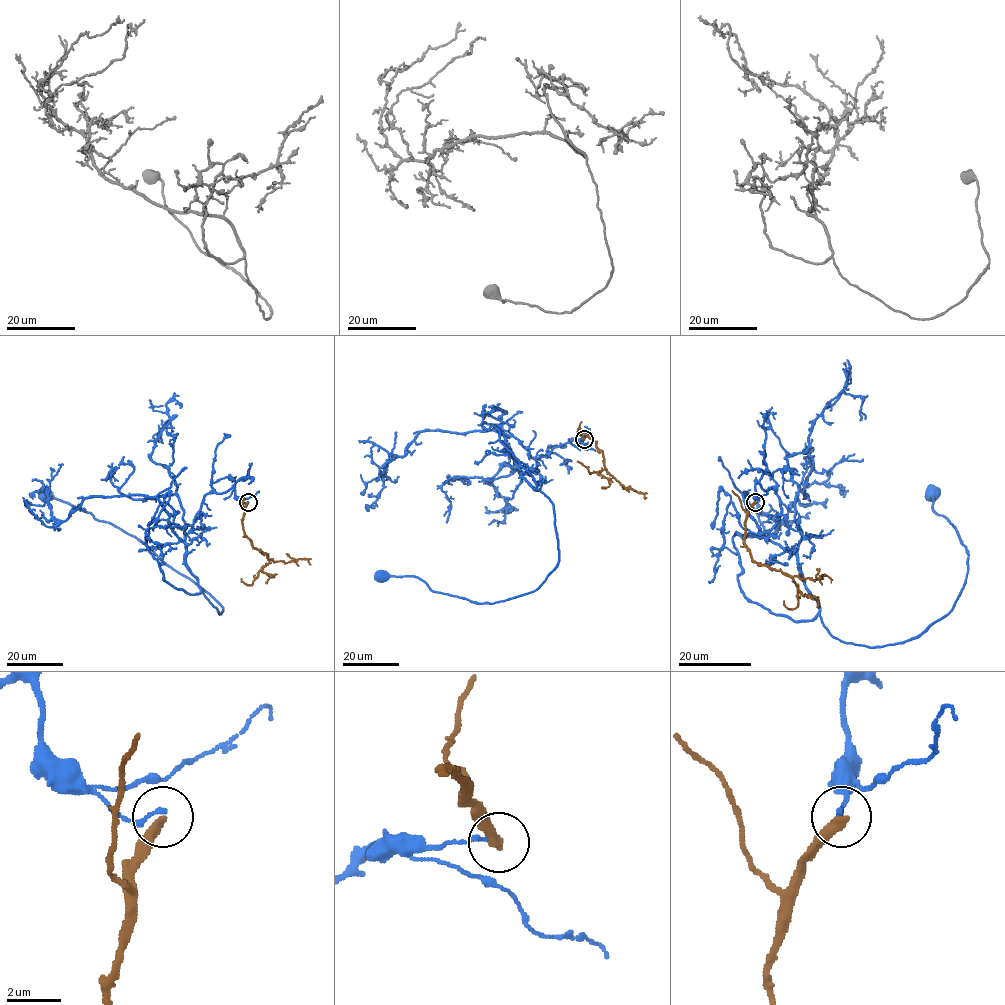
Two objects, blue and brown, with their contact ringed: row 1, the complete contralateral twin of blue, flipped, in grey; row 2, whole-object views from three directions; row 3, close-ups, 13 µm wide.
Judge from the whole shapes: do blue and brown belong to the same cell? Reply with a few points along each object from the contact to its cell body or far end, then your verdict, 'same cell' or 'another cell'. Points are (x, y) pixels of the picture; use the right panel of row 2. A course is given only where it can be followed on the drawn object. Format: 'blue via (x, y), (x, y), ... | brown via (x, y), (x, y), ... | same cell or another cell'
blue via (755, 502), (774, 488), (781, 515), (732, 537), (744, 595), (869, 647), (917, 638), (964, 587), (933, 493) | brown via (755, 502), (745, 523), (744, 544), (752, 560), (799, 578), (812, 580), (826, 575), (831, 582) | another cell

